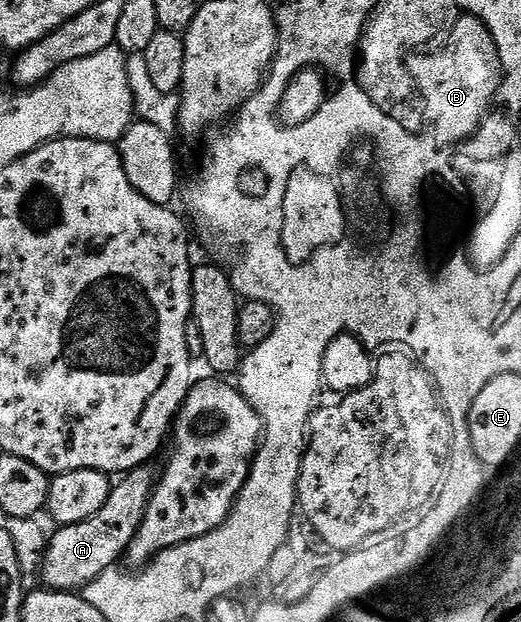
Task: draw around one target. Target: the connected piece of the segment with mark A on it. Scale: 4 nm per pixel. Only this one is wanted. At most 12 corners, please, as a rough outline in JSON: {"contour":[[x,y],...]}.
{"contour":[[140,467],[89,519],[50,534],[48,589],[81,591],[116,568],[157,480]]}

